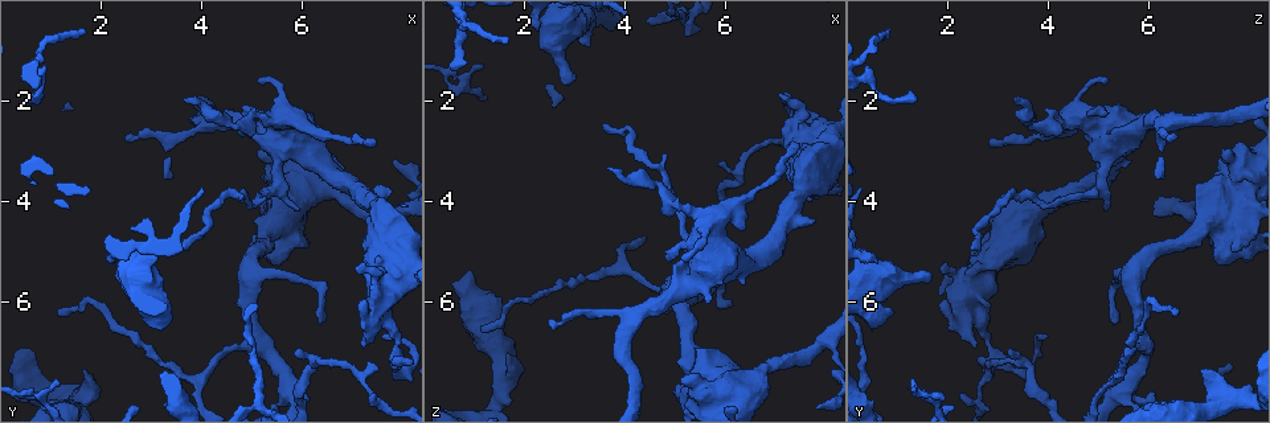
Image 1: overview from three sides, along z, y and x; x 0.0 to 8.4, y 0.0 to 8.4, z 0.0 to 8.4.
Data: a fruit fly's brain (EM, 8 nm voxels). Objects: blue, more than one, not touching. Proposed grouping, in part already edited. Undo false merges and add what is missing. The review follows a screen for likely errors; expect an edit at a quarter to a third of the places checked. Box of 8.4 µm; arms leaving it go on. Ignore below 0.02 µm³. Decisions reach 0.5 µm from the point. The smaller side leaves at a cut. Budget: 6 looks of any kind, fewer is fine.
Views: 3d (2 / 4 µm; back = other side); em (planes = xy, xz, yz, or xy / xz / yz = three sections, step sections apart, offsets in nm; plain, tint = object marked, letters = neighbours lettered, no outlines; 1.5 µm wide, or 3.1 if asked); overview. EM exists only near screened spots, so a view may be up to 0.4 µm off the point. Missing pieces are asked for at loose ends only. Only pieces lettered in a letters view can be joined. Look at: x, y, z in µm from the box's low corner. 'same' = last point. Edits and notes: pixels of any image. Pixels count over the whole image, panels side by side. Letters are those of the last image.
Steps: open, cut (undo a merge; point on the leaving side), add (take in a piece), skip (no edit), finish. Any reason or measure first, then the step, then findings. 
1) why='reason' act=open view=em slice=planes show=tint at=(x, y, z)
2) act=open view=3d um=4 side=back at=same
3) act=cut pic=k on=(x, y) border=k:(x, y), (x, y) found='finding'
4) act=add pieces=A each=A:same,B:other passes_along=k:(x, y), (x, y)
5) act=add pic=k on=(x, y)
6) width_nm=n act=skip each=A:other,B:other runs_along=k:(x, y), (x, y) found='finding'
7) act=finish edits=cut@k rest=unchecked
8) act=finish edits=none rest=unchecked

why='stops while still wide' act=open view=em slice=xy step=4 show=tint at=(7.20, 6.25, 2.05)

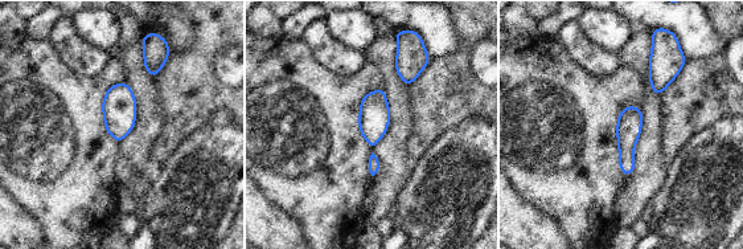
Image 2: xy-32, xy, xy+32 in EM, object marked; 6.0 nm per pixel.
act=open view=em slice=planes show=letters at=same

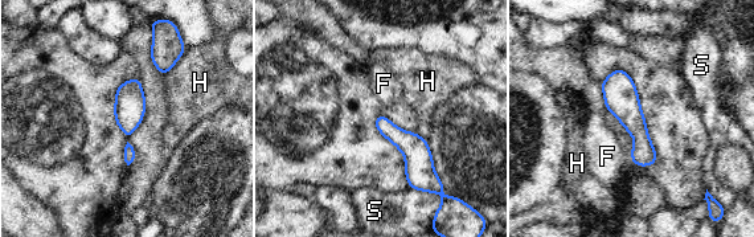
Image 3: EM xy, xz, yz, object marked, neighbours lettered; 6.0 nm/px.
longest_contact=H:220nm act=add pic=3 on=(607, 156) each=F:same,H:other,S:other found='the neuron continues'

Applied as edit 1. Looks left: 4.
why='see it whole again' act=open view=overview

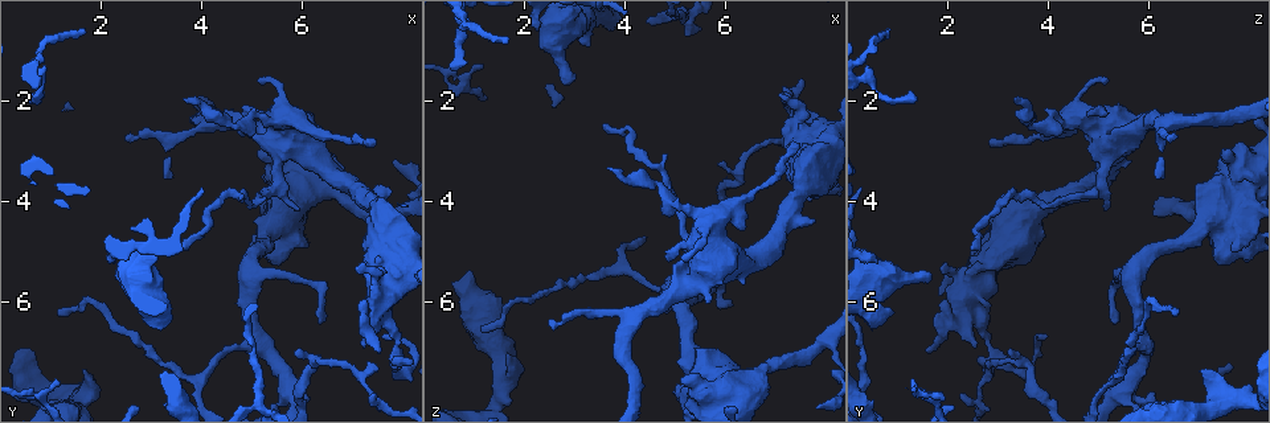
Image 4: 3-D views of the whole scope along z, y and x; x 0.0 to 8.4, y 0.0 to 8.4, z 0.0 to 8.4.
why='thin neck' act=open view=3d um=4 at=(3.20, 7.15, 5.50)

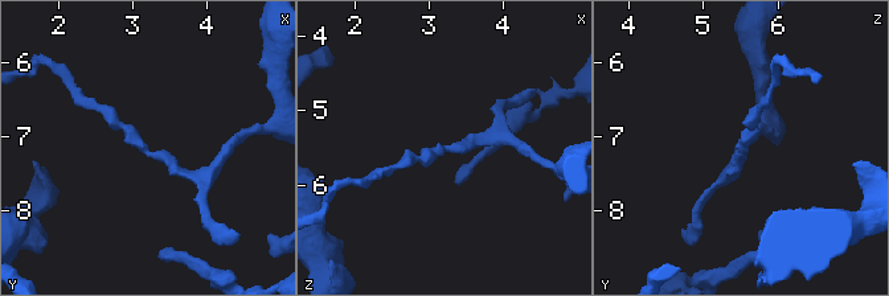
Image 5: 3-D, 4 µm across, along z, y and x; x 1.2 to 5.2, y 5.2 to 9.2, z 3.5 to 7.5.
act=open view=em slice=xy step=8 show=tint at=(3.20, 7.15, 5.55)

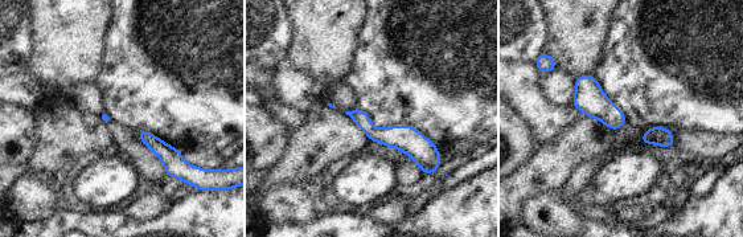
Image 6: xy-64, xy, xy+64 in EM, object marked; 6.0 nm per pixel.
act=open view=em slice=planes show=letters at=same

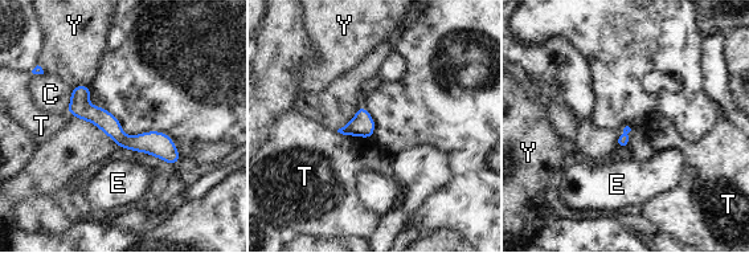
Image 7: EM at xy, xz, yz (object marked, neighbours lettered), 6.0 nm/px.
act=skip each=C:other,E:other,T:other,Y:other border=7:(336, 131), (344, 135), (371, 138) found='one neuron here'

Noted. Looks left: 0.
act=finish edits=add@3 rest=unchecked

